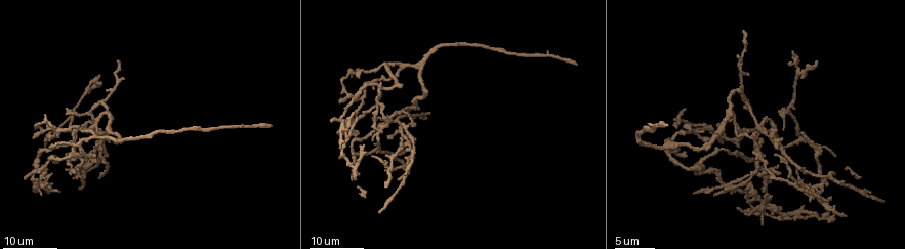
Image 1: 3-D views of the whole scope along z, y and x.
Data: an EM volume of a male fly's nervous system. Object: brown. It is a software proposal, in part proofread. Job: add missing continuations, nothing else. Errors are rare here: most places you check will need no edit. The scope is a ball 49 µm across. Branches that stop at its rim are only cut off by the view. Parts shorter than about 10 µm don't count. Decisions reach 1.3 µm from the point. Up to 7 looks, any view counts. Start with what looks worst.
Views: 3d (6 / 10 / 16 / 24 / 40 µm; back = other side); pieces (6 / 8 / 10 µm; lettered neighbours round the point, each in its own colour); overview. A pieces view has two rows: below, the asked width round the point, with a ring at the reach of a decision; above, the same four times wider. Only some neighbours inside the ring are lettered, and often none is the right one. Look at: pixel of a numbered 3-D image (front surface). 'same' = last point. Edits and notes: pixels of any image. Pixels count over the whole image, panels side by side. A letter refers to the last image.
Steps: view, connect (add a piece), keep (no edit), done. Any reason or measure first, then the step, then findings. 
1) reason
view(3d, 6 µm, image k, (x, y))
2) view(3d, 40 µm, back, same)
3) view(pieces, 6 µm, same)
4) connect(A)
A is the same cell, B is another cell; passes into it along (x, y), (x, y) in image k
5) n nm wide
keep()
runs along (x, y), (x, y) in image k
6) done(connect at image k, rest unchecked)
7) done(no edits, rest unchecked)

end of a long branch
view(3d, 16 µm, image 1, (785, 220))

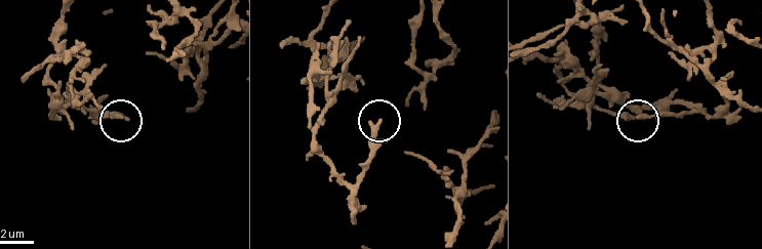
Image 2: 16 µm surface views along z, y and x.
view(pieces, 6 µm, image 2, (379, 121))

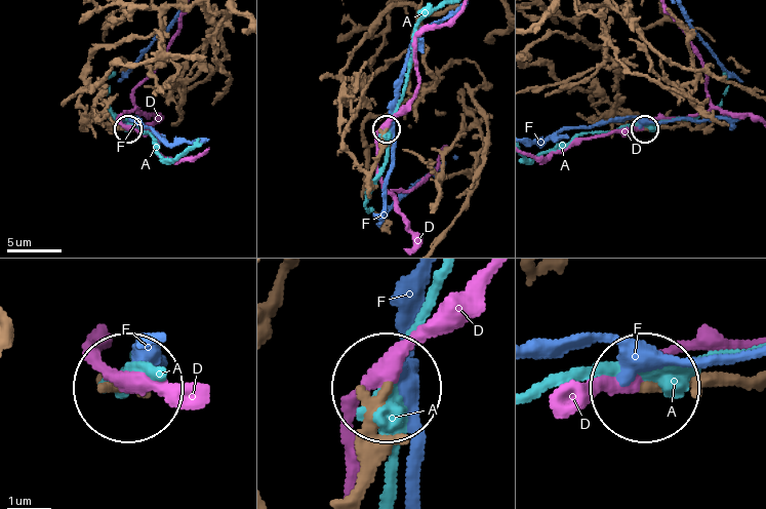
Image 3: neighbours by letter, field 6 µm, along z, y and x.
290 nm wide
keep()
A, D and F are other cells; runs along (341, 500), (378, 393) in image 3; none of them fits

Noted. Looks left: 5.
branch stops here
view(3d, 24 µm, image 1, (353, 114))

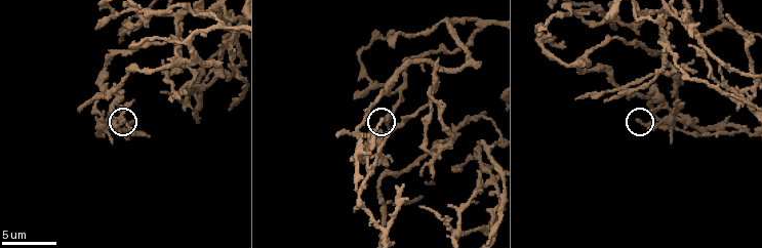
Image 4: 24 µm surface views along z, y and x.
what lies round it
view(pieces, 6 µm, image 4, (380, 119))

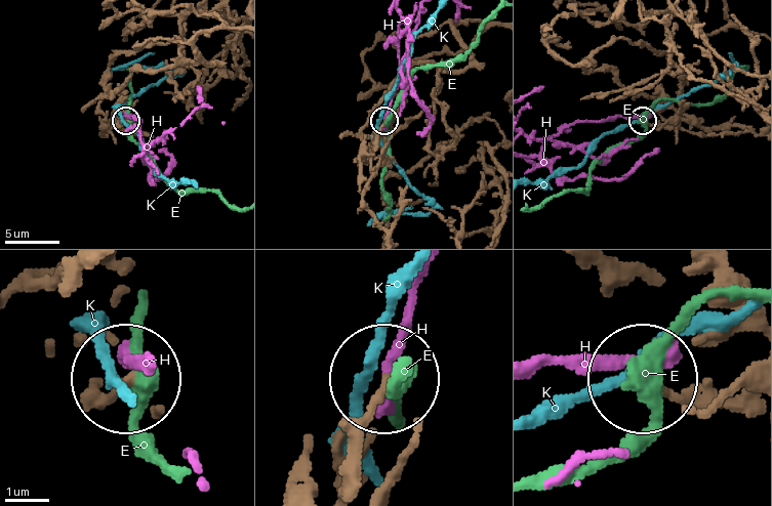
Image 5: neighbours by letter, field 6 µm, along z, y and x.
keep()
E, H and K are other cells; no lettered piece goes on from it

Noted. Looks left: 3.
free end
view(3d, 16 µm, image 1, (67, 111))

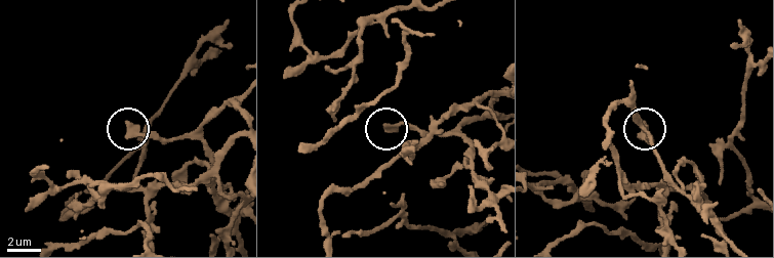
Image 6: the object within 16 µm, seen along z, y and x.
closer look
view(3d, 6 µm, image 6, (128, 124))

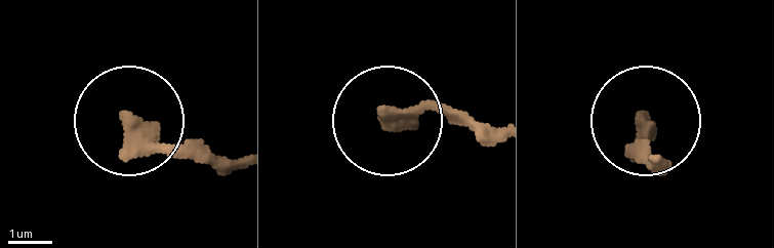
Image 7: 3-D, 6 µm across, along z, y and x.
view(pieces, 8 µm, image 7, (130, 123))

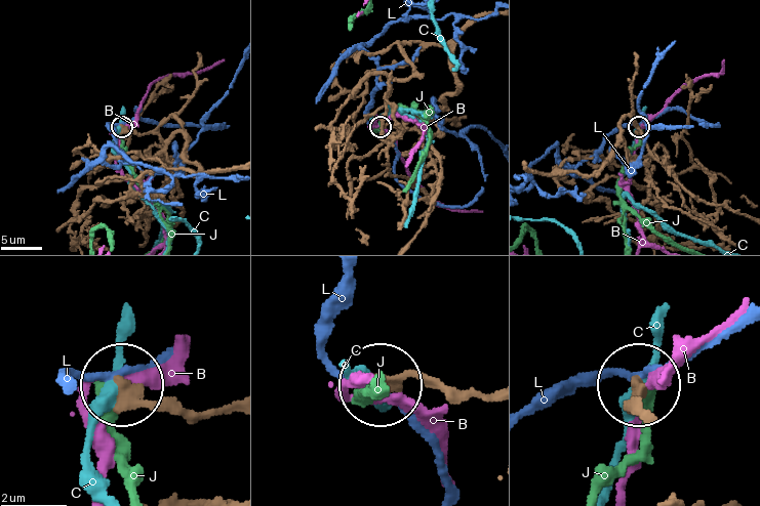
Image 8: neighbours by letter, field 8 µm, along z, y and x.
keep()
B, C, J and L are other cells; no lettered piece goes on from it

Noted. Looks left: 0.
done(no edits, rest unchecked)

